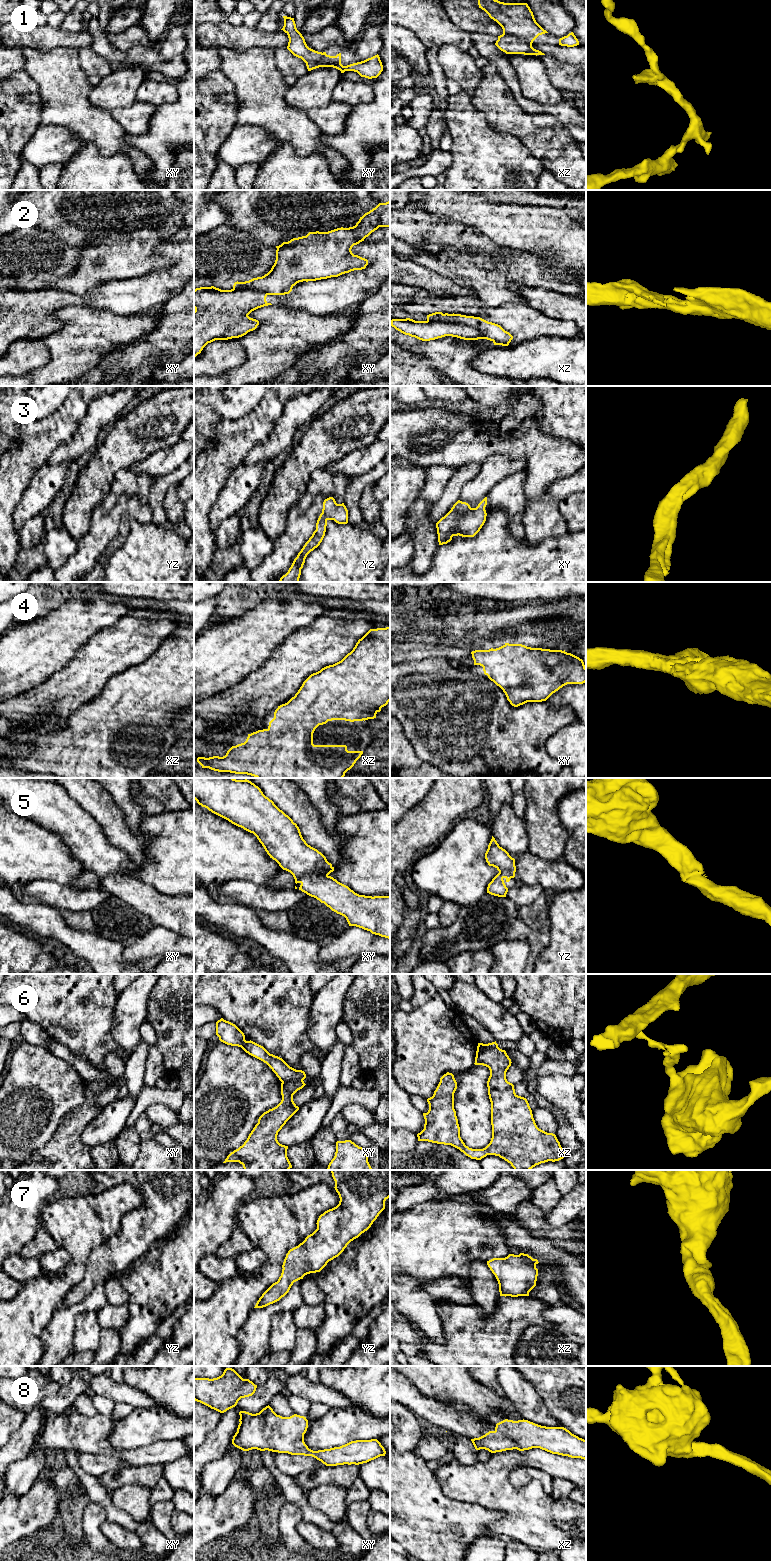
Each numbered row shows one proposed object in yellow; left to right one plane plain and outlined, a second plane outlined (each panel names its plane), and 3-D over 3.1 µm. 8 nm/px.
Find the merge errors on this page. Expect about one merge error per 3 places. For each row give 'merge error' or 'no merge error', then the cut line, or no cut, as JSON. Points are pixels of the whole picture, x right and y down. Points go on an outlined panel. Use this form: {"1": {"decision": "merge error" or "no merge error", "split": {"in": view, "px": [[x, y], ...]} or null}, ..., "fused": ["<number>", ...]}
{"1": {"decision": "merge error", "split": {"in": "xz", "px": [[503, 33], [528, 37], [533, 40]]}}, "2": {"decision": "merge error", "split": {"in": "xz", "px": [[440, 317], [475, 327], [486, 338]]}}, "3": {"decision": "no merge error", "split": null}, "4": {"decision": "no merge error", "split": null}, "5": {"decision": "no merge error", "split": null}, "6": {"decision": "merge error", "split": {"in": "xz", "px": [[498, 1047], [485, 1047], [477, 1051]]}}, "7": {"decision": "no merge error", "split": null}, "8": {"decision": "no merge error", "split": null}, "fused": ["1", "2", "6"]}

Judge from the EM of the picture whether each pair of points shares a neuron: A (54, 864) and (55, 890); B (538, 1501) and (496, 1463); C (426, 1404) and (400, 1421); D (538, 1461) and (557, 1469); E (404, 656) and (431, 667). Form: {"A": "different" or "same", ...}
{"A": "different", "B": "same", "C": "different", "D": "same", "E": "different"}

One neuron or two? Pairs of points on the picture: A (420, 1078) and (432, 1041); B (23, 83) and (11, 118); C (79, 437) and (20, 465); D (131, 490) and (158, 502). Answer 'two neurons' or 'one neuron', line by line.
A: one neuron
B: one neuron
C: two neurons
D: two neurons

